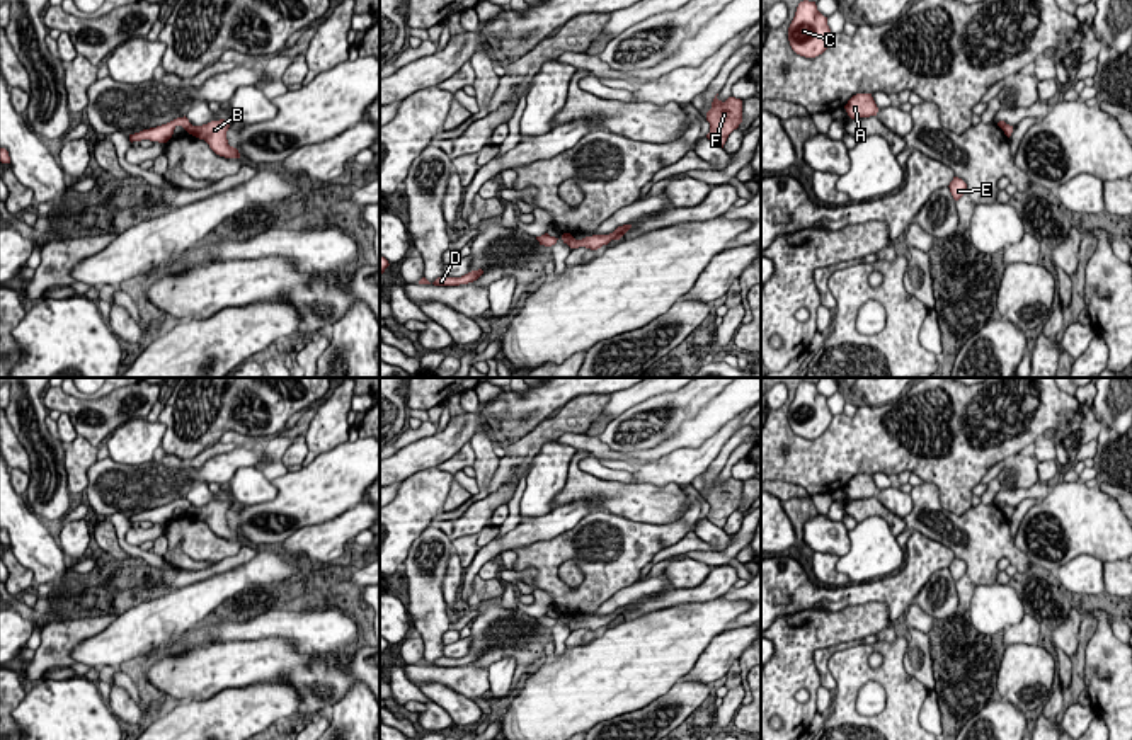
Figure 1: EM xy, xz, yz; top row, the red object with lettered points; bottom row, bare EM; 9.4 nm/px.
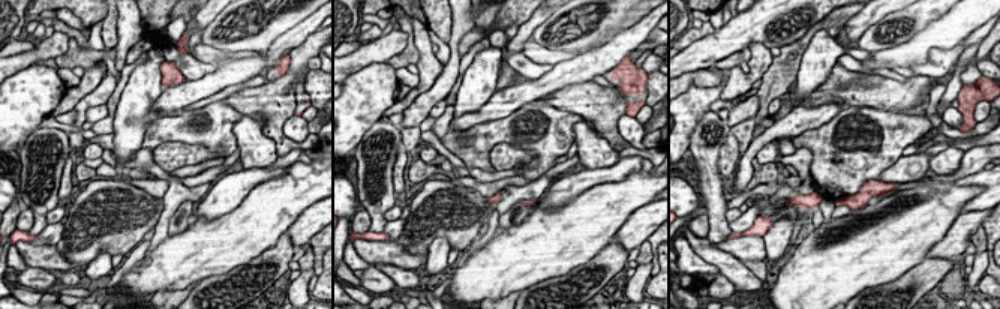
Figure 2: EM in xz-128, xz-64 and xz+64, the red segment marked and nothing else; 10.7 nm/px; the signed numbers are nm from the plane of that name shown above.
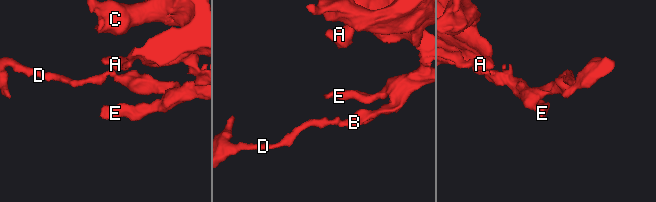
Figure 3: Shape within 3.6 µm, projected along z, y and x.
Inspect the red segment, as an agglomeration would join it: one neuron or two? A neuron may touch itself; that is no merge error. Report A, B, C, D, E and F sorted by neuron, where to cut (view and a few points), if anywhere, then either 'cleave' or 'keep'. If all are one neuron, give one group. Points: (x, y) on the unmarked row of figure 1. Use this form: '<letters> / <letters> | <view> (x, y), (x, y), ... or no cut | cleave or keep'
A B C E F / D | xy (191, 506), (186, 511) | cleave

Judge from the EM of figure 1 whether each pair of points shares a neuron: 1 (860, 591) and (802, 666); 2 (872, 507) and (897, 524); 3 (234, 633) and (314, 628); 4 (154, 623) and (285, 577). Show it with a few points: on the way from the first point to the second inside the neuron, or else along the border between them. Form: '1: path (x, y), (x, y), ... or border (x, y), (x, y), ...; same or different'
1: border (811, 609), (882, 603), (889, 614); different
2: path (879, 511), (891, 519); same
3: path (254, 628), (293, 628); same
4: path (186, 608), (222, 586), (252, 575); same

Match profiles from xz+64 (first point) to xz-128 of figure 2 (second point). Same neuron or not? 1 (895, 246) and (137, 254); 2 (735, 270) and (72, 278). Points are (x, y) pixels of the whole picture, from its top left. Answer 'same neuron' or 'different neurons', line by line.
1: different neurons
2: same neuron

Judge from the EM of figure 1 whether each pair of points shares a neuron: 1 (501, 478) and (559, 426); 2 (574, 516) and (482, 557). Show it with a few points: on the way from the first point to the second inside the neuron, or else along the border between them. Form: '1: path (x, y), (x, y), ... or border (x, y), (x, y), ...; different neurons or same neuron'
1: path (514, 463), (543, 432); same neuron
2: path (552, 524), (530, 529), (504, 543); same neuron

